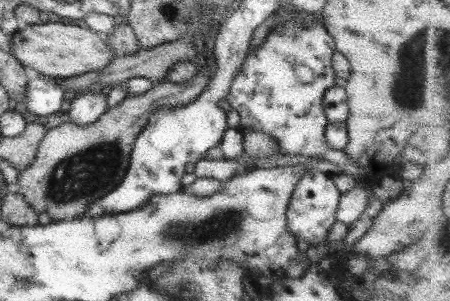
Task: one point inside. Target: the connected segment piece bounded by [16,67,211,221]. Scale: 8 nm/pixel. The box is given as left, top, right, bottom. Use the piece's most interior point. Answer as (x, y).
(73, 166)

